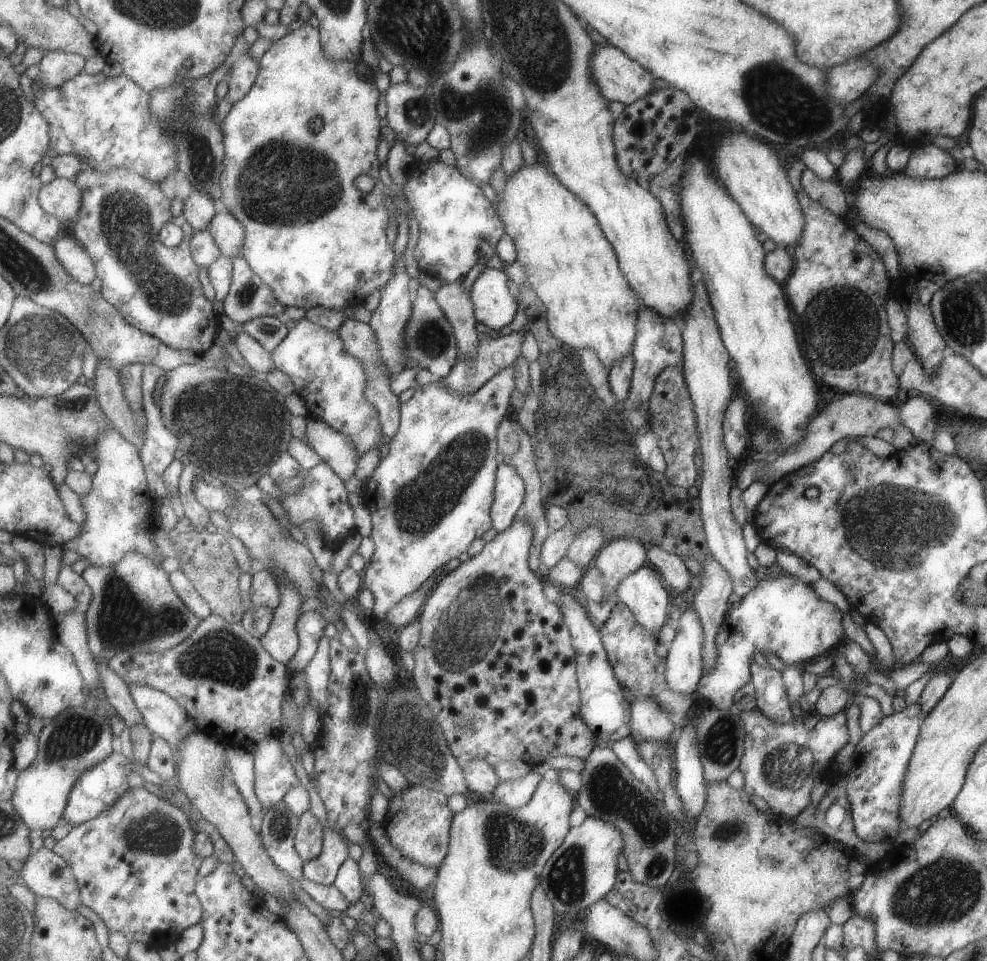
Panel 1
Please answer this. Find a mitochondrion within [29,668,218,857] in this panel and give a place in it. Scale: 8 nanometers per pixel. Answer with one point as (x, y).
(58, 747)

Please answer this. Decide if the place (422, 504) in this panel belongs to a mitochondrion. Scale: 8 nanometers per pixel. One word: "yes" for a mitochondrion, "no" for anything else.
yes

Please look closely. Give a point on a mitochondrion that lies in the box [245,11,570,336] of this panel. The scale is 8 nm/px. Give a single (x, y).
(474, 115)

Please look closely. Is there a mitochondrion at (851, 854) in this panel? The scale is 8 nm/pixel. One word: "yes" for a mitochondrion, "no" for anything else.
no

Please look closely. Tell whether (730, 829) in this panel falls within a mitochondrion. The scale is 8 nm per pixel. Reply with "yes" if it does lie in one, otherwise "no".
yes

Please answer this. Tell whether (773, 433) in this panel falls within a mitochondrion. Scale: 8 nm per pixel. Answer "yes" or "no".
yes

